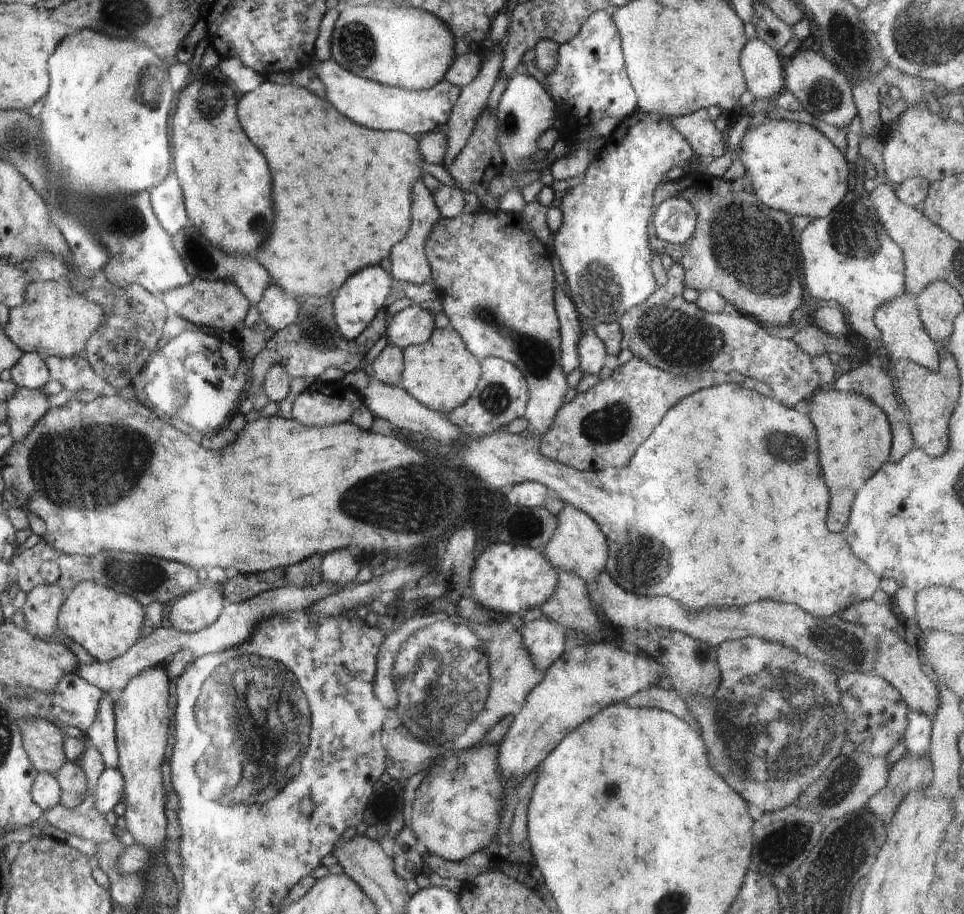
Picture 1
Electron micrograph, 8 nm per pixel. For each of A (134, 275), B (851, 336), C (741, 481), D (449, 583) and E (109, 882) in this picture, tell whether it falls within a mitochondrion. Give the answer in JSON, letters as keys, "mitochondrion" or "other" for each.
{"A":"other","B":"other","C":"other","D":"other","E":"other"}

